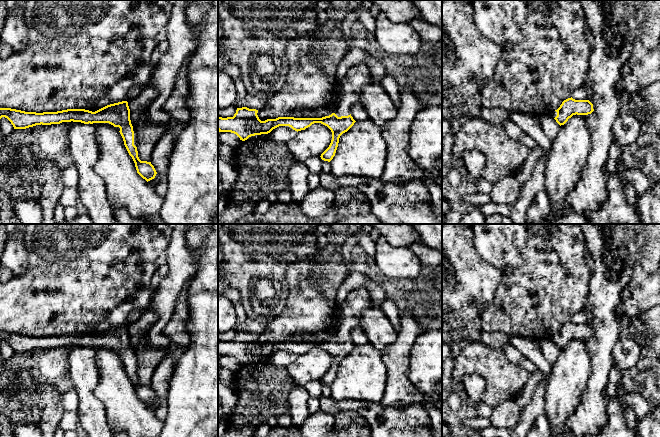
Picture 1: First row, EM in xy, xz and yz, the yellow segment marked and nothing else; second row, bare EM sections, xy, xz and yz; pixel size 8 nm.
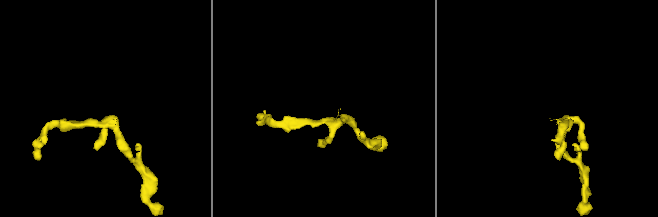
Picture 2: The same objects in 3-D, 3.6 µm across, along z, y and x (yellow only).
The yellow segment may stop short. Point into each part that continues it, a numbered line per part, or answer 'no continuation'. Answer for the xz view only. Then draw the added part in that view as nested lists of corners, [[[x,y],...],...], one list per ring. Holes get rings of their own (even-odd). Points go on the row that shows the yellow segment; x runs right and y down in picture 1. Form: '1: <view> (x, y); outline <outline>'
1: xz (357, 77); outline [[[366,65],[352,66],[346,73],[342,84],[342,97],[335,114],[338,117],[350,115],[350,107],[359,102],[365,86],[371,82],[371,75]]]

